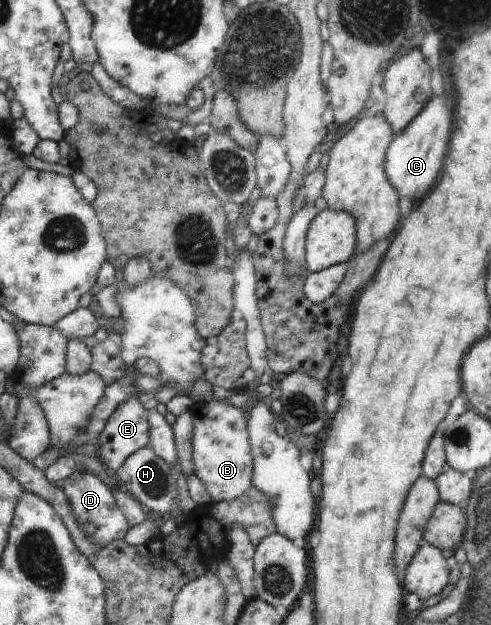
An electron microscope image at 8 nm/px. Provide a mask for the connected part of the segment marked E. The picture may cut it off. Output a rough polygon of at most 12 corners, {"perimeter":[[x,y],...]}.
{"perimeter":[[131,395],[107,419],[98,457],[115,473],[150,444],[148,410]]}

